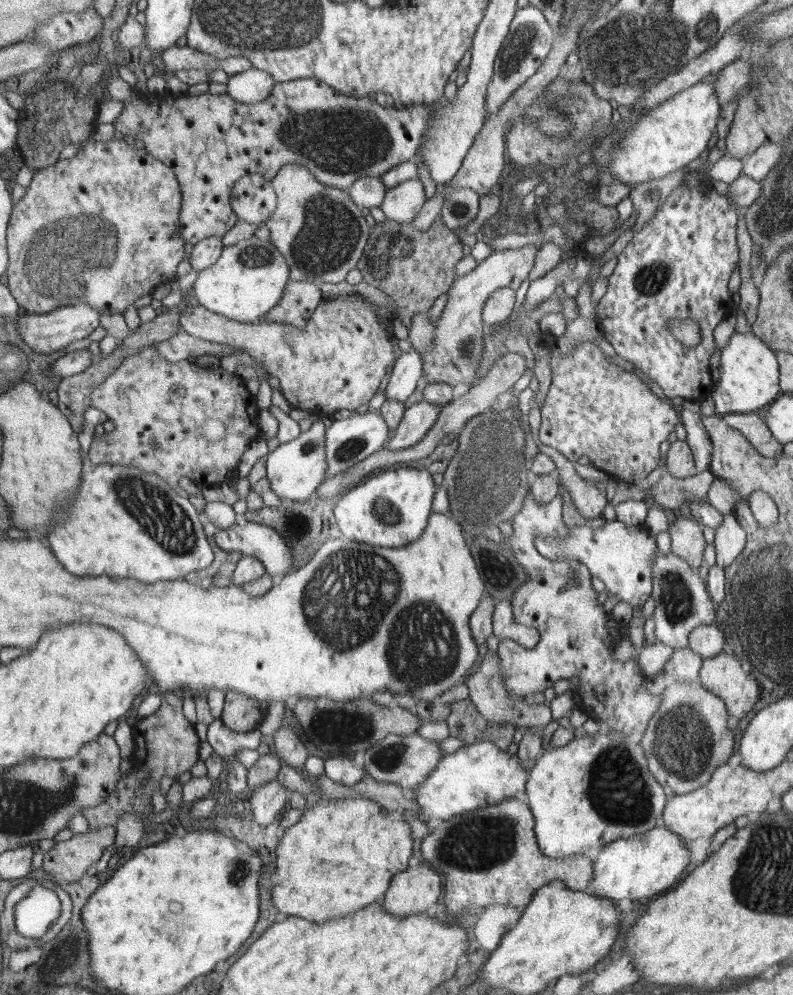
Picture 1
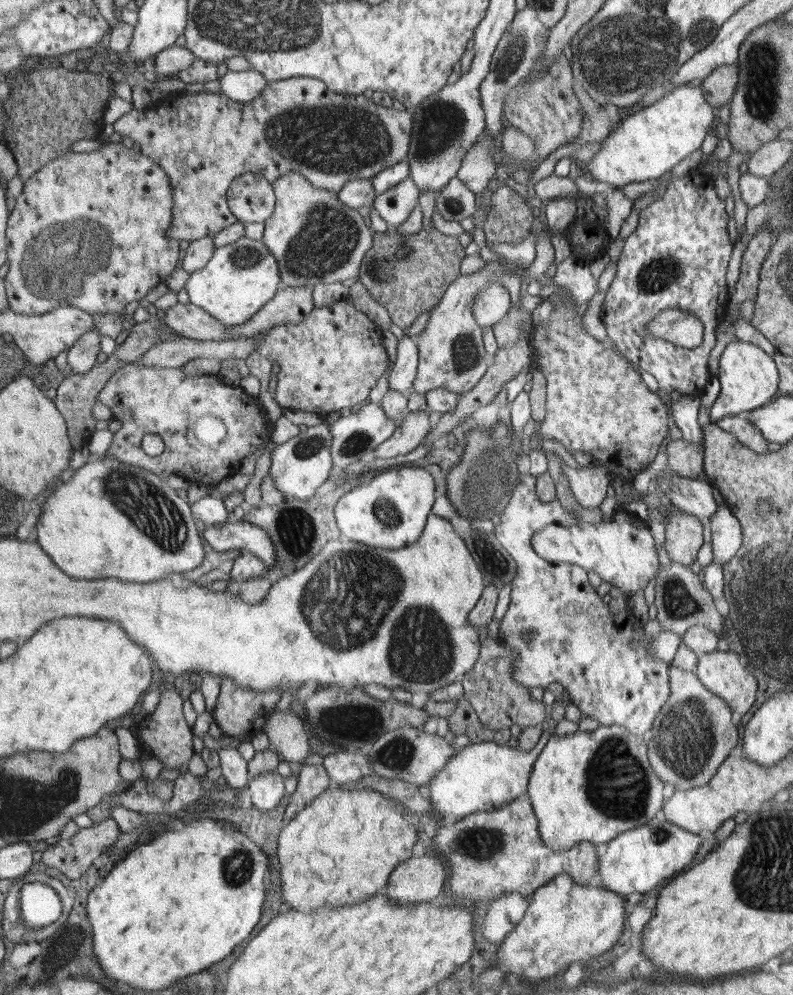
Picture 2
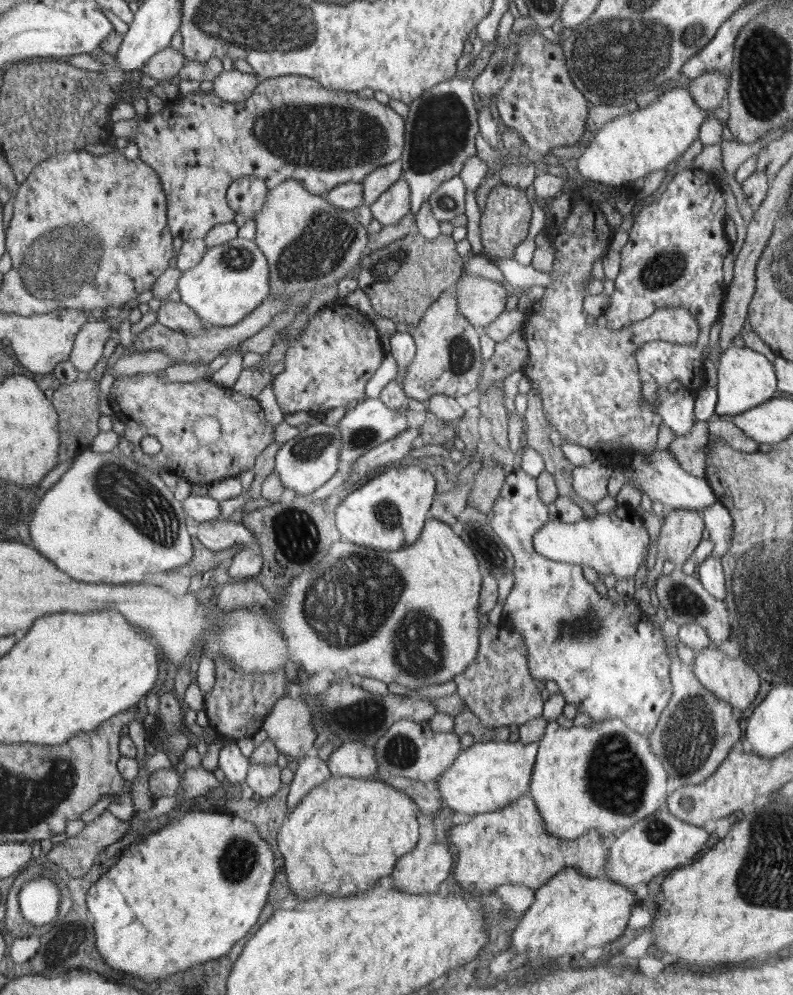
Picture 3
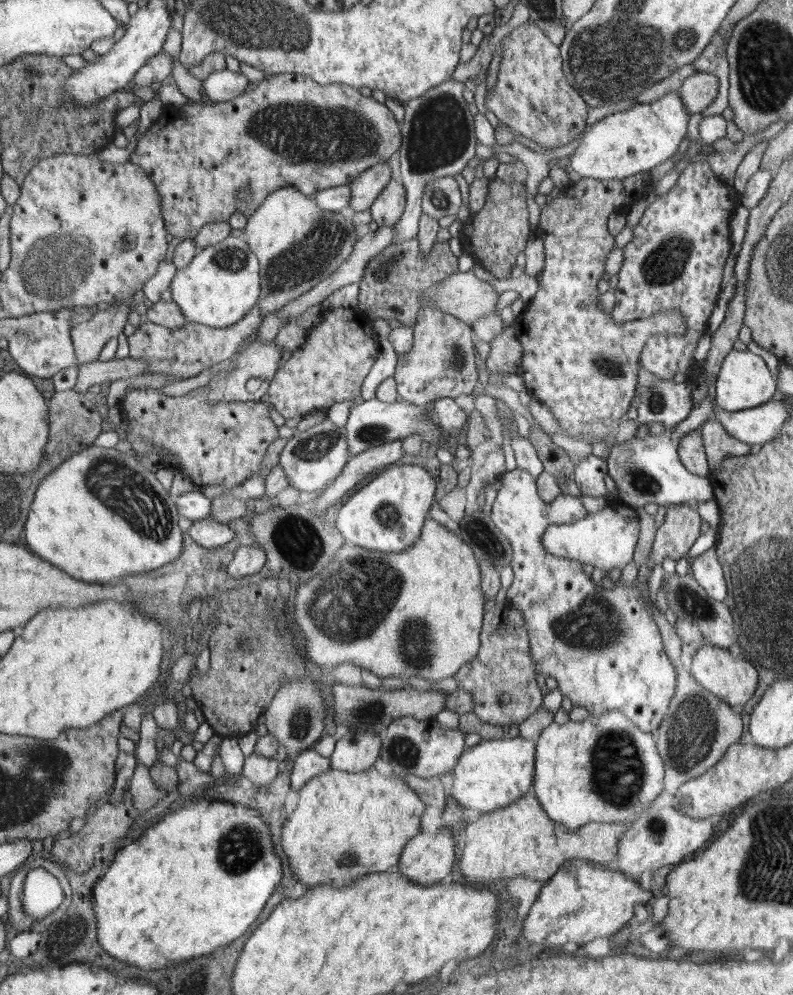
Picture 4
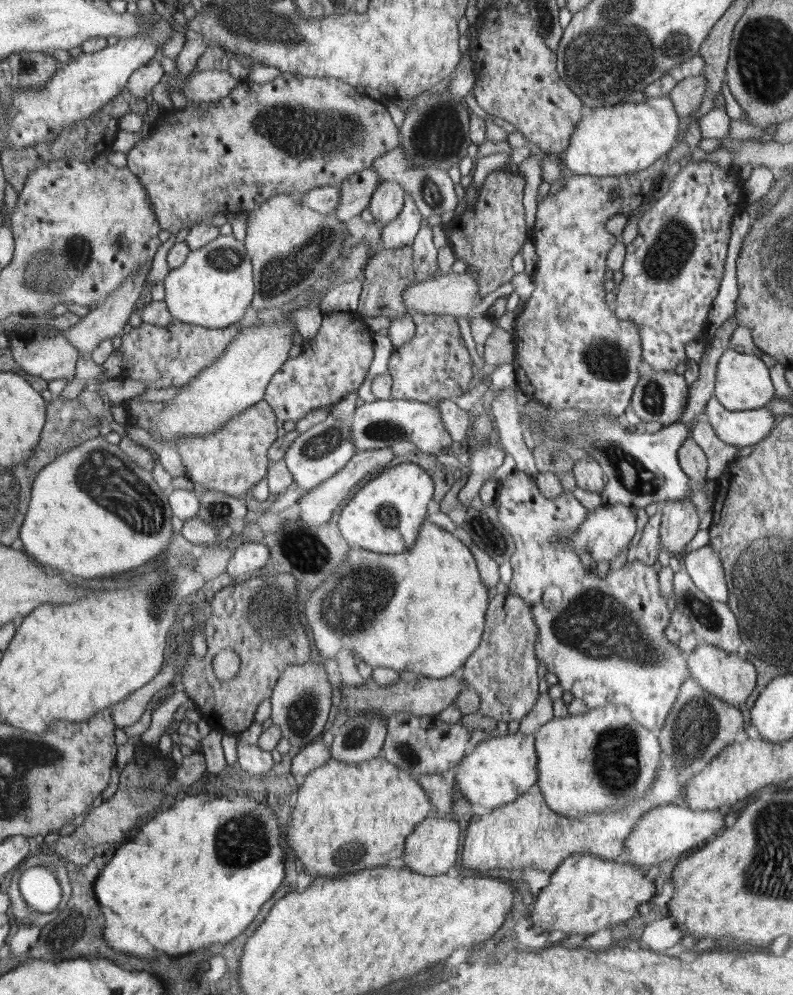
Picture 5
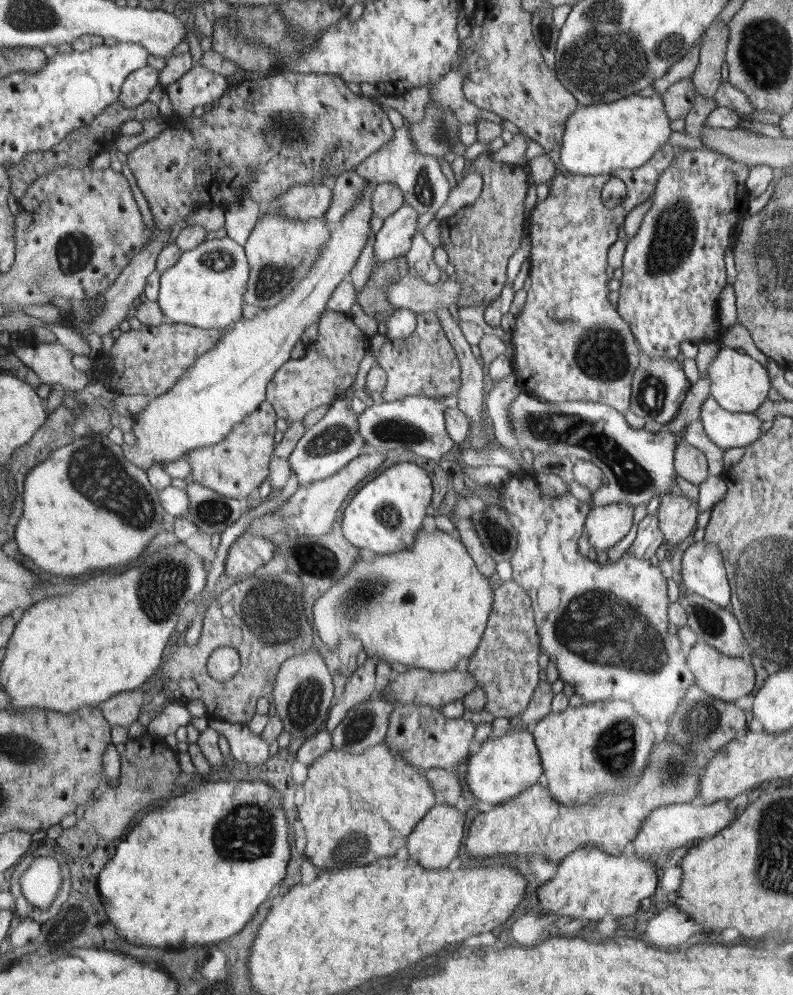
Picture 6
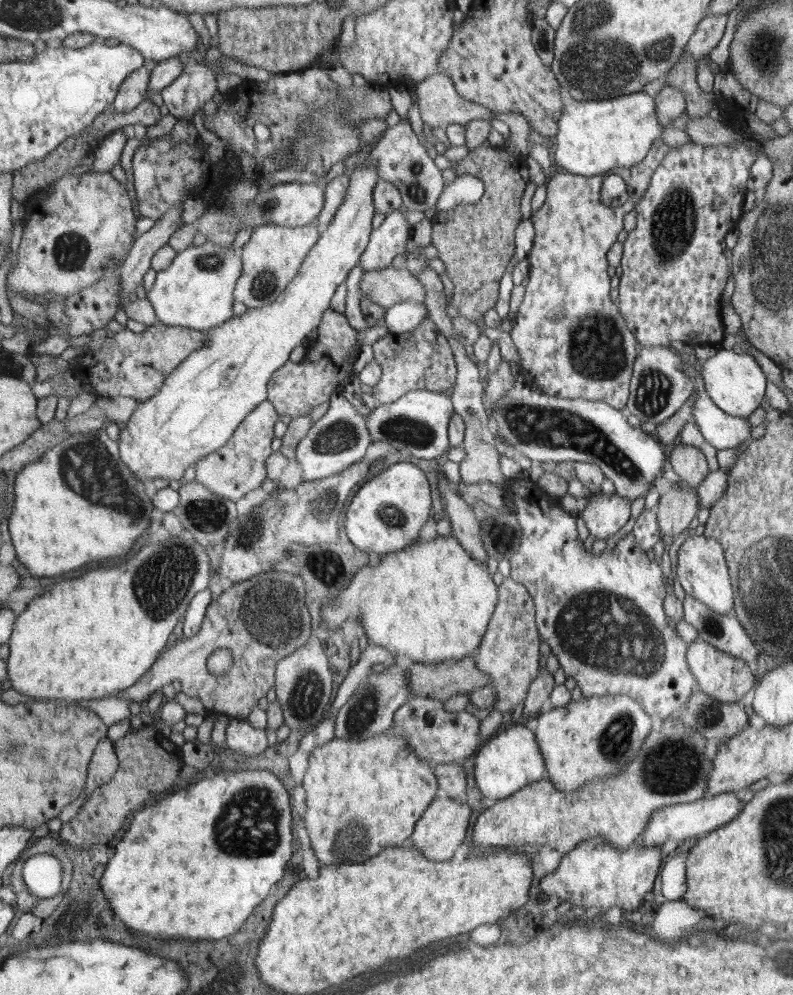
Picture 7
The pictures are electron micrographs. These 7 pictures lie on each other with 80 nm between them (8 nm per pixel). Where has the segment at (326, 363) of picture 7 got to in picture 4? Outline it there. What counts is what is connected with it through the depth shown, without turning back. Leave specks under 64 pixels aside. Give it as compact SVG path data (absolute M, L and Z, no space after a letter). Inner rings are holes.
M357 308L323 311L318 326L308 330L306 343L275 372L266 398L287 420L361 396L362 384L378 359L375 325Z

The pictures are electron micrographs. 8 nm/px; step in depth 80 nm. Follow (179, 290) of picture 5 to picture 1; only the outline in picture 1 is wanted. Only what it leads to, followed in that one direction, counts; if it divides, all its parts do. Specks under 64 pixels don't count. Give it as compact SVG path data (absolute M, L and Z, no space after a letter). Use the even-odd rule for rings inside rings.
M251 237L224 248L223 255L210 268L199 272L192 290L200 305L215 311L227 322L255 322L275 308L291 279L291 266L272 242Z

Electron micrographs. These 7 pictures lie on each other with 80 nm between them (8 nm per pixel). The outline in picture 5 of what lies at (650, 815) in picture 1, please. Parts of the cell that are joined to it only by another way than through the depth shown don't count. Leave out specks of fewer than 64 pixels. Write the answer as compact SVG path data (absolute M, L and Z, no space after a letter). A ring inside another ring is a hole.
M608 703L596 709L588 709L580 716L568 714L566 718L552 718L535 732L535 748L538 756L538 780L541 794L548 808L560 816L580 818L608 810L623 810L630 803L644 798L644 792L653 785L661 766L659 739L636 722L632 713L623 705Z

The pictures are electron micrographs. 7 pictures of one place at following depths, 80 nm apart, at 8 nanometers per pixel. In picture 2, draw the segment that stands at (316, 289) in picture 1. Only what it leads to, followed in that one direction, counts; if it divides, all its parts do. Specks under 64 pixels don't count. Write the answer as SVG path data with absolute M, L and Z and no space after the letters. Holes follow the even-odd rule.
M298 286L298 288L280 288L272 301L264 305L263 309L244 324L232 326L229 335L236 338L254 337L262 331L285 323L302 322L314 306L312 286Z

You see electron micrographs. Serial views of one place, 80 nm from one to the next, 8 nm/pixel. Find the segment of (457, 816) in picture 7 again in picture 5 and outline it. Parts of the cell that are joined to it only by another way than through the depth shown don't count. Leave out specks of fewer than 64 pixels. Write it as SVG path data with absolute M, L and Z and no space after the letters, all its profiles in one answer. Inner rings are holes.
M450 815L426 817L416 829L406 837L404 849L404 866L416 874L436 876L446 874L455 865L458 858L458 842L460 842L460 826L458 821L450 819Z

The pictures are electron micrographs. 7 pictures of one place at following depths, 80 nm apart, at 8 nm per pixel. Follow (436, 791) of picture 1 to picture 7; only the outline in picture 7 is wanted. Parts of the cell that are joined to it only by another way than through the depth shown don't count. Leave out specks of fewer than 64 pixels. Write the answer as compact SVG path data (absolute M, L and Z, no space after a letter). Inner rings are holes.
M531 723L511 724L507 730L491 736L490 740L479 747L474 760L474 780L482 797L502 800L512 796L527 784L545 778L546 767L542 753L535 739Z

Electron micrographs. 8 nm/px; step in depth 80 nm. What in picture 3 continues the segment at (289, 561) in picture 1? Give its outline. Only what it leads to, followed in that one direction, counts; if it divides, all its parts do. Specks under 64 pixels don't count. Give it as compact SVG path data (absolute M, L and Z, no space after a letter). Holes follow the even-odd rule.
M221 519L200 522L195 536L208 550L214 552L222 551L243 542L249 548L261 550L253 532L246 528L242 522L227 522Z

